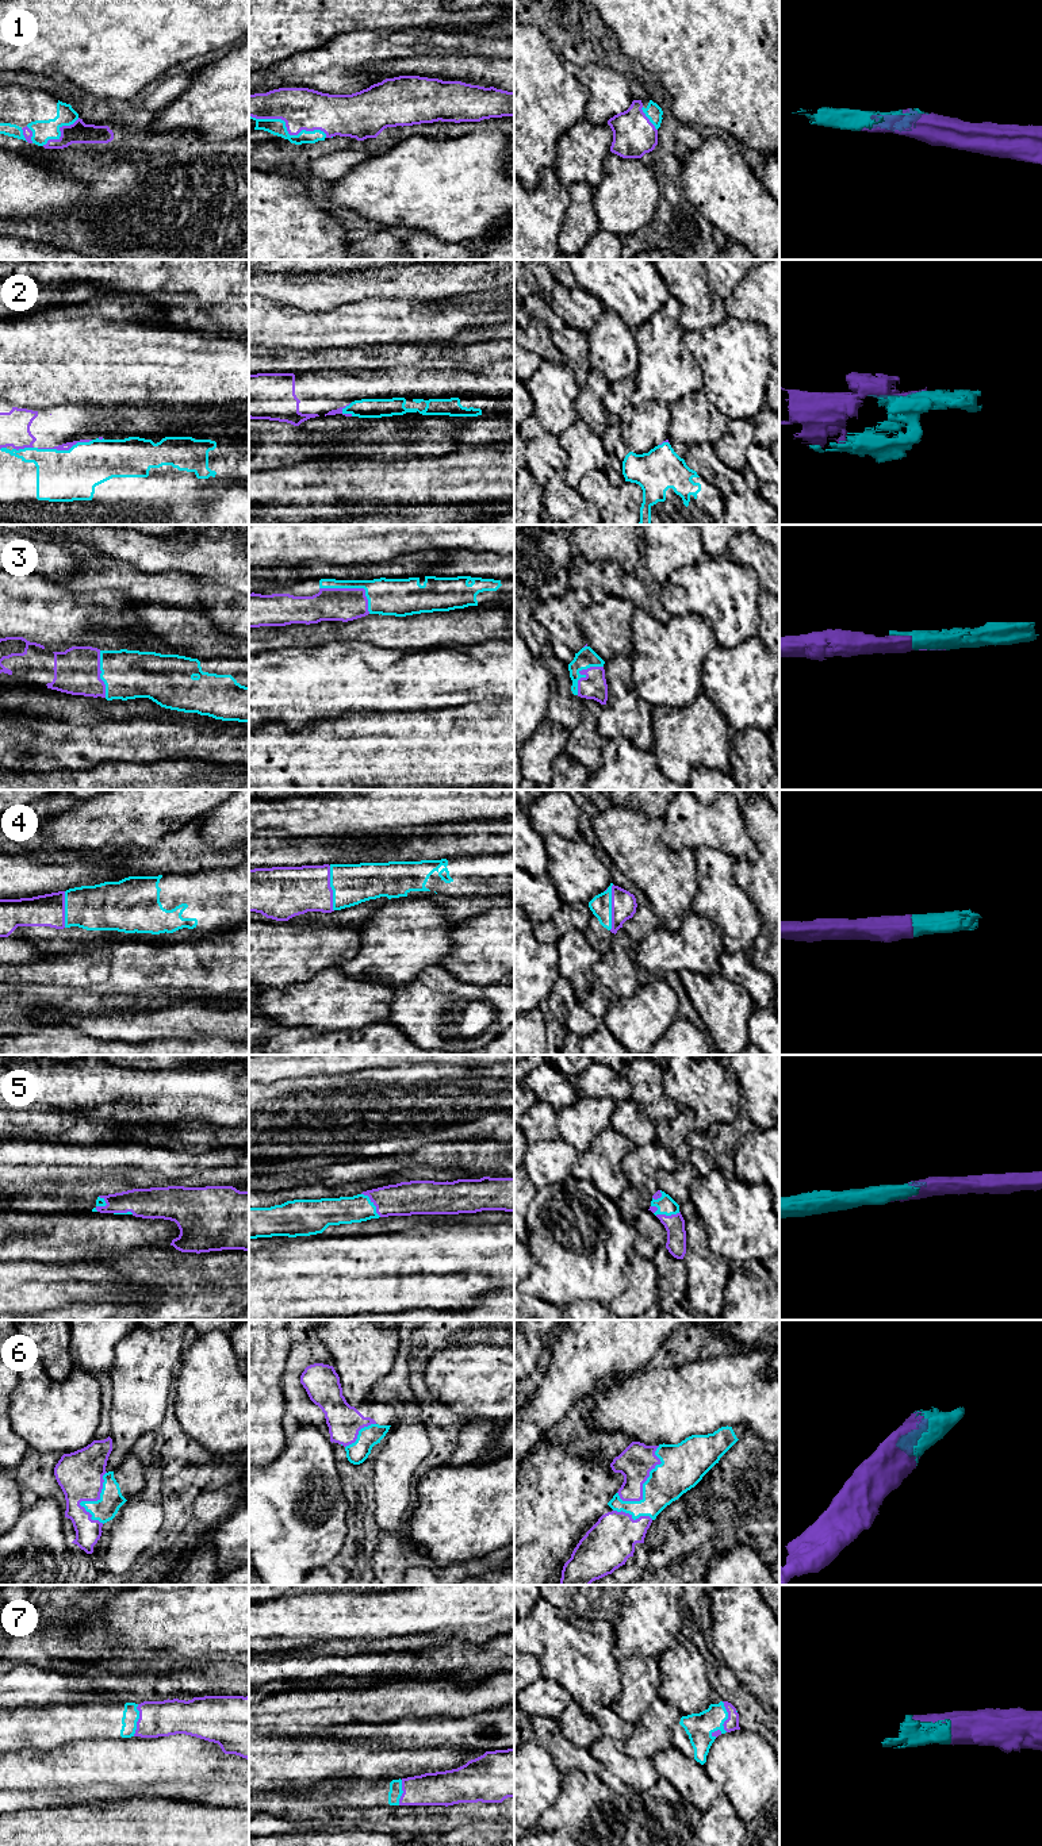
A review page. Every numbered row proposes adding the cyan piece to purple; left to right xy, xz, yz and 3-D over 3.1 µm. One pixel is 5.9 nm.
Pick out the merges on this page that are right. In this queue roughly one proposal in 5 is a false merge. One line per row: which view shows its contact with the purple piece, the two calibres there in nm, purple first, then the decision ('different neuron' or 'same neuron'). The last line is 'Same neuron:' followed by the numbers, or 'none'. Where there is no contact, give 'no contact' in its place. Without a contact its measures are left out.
1: contact in xz; calibres 260 and 100 nm; same neuron
2: contact in xy; calibres 50 and 300 nm; same neuron
3: contact in xz; calibres 190 and 220 nm; same neuron
4: contact in yz; calibres 150 and 130 nm; same neuron
5: contact in yz; calibres 120 and 110 nm; same neuron
6: contact in yz; calibres 200 and 260 nm; same neuron
7: contact in xy; calibres 220 and 100 nm; same neuron
Same neuron: 1, 2, 3, 4, 5, 6, 7

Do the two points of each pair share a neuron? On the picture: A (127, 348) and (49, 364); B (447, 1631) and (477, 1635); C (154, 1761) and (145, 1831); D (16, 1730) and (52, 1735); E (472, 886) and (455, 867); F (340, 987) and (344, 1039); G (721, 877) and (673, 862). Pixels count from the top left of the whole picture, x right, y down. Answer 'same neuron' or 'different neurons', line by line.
A: same neuron
B: same neuron
C: different neurons
D: same neuron
E: same neuron
F: different neurons
G: different neurons

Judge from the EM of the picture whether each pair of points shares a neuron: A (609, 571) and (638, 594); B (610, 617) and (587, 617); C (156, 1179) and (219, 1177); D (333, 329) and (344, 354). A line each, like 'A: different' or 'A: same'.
A: same
B: same
C: same
D: different

